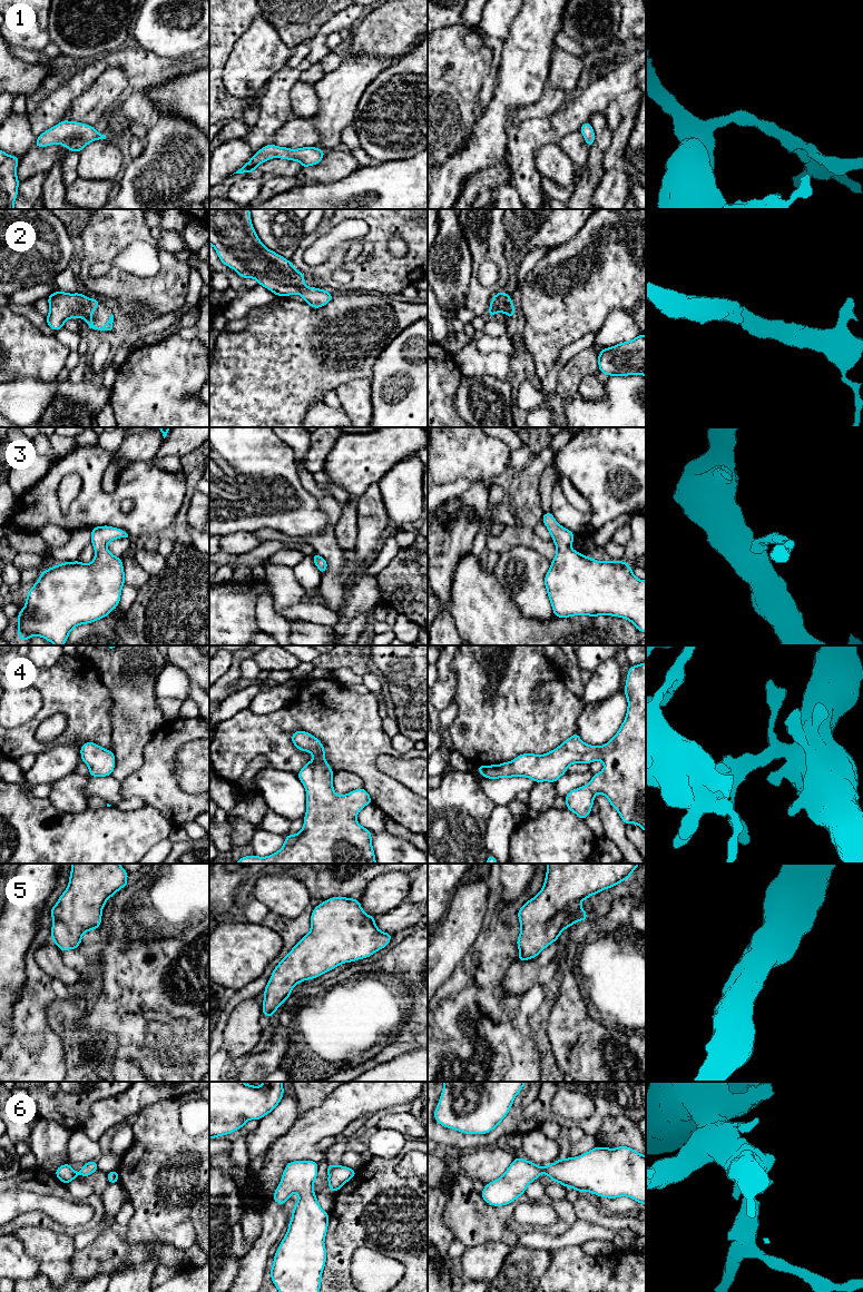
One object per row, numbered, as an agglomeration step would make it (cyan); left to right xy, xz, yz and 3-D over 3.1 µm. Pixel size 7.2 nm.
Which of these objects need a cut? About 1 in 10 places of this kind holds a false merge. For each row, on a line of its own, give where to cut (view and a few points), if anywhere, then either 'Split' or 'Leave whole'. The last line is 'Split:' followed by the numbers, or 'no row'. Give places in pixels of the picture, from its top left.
1: No split. Leave whole
2: No split. Leave whole
3: No split. Leave whole
4: No split. Leave whole
5: No split. Leave whole
6: No split. Leave whole
Split: no row

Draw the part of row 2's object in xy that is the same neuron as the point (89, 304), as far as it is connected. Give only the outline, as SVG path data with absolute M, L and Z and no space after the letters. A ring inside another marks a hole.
M57 290L56 293L50 294L47 298L49 303L49 314L46 317L47 324L52 328L53 332L63 327L65 322L68 318L78 318L82 317L84 322L89 325L92 329L98 331L111 331L114 323L114 315L111 314L107 323L102 327L97 327L92 319L92 313L100 304L99 300L95 298L88 298L80 294L62 293Z

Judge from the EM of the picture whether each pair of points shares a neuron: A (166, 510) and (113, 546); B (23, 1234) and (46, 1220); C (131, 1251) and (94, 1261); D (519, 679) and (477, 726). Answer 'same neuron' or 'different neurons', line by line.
A: different neurons
B: different neurons
C: same neuron
D: same neuron

